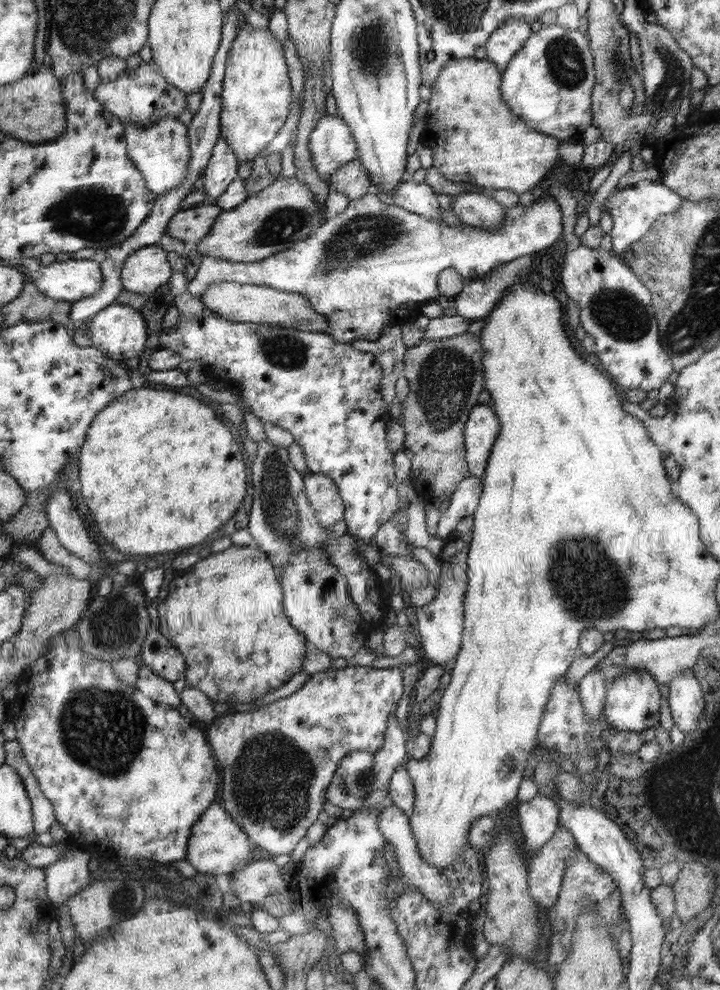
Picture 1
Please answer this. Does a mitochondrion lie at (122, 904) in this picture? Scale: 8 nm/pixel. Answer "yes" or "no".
yes

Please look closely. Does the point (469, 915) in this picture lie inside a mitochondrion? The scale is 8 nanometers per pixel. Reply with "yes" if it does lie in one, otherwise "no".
no

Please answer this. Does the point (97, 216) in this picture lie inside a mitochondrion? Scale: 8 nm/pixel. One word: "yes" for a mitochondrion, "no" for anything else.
yes

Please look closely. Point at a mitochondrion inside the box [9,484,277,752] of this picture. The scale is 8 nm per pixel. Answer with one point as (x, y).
(115, 627)

